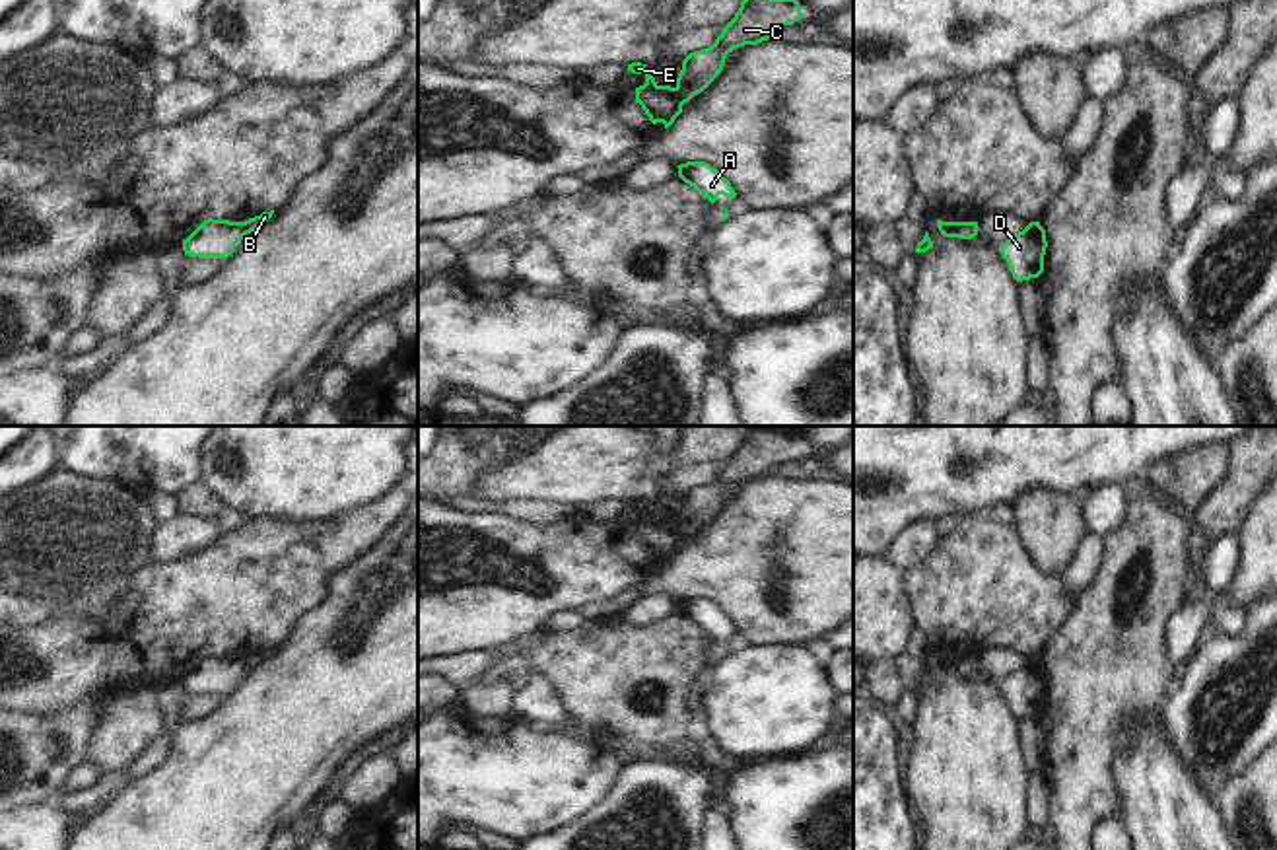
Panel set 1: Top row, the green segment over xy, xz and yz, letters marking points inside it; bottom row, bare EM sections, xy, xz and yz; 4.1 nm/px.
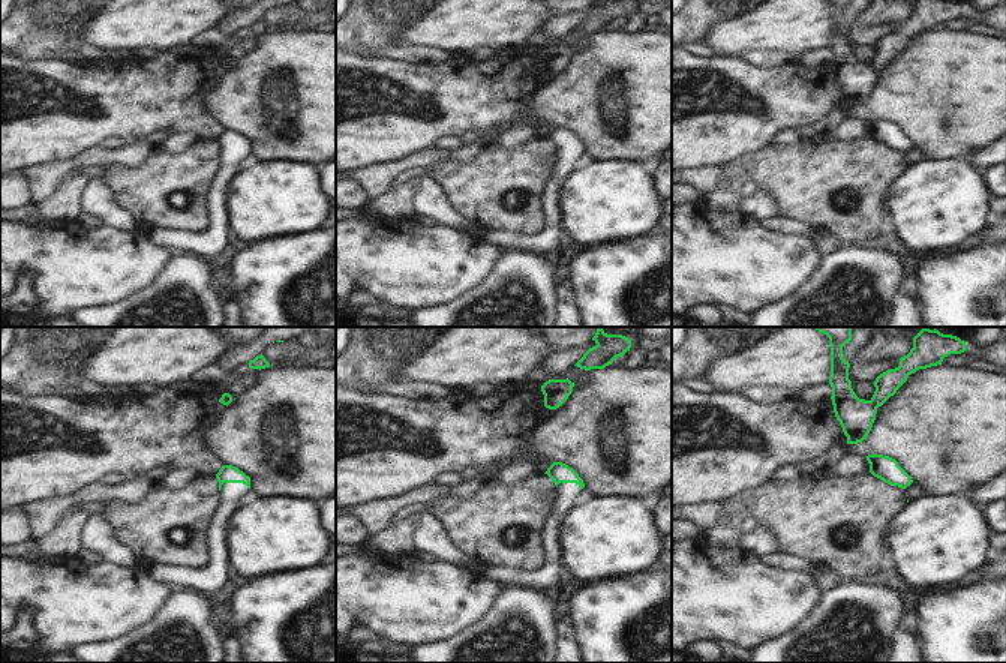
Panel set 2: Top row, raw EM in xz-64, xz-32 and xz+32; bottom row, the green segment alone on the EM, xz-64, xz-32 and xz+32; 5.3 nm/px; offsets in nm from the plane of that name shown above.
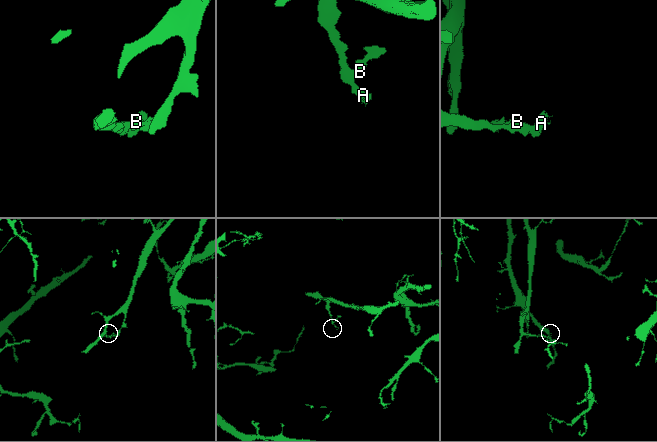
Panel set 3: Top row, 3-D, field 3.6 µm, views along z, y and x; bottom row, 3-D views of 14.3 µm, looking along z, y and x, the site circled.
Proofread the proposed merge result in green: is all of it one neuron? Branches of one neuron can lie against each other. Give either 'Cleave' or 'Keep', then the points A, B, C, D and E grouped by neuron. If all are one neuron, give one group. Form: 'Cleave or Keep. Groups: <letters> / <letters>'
Cleave. Groups: A D E / B C.

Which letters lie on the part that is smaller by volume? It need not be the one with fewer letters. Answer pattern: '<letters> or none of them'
B, C.

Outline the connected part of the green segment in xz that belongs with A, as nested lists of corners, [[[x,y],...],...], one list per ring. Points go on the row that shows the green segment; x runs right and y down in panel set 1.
[[[686,161],[676,165],[678,177],[704,195],[711,204],[719,195],[733,200],[737,196],[731,183],[706,161]]]

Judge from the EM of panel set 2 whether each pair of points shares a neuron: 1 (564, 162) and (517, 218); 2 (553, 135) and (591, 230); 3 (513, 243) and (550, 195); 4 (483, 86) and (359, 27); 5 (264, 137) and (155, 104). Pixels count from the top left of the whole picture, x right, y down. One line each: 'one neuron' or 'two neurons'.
1: two neurons
2: two neurons
3: one neuron
4: two neurons
5: two neurons

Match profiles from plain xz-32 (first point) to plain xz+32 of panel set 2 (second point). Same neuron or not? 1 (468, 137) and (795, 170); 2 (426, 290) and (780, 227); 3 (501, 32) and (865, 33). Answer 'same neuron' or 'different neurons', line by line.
1: different neurons
2: different neurons
3: different neurons

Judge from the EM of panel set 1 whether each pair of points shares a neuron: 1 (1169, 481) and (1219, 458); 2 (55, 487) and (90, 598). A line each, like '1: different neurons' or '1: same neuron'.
1: same neuron
2: same neuron

